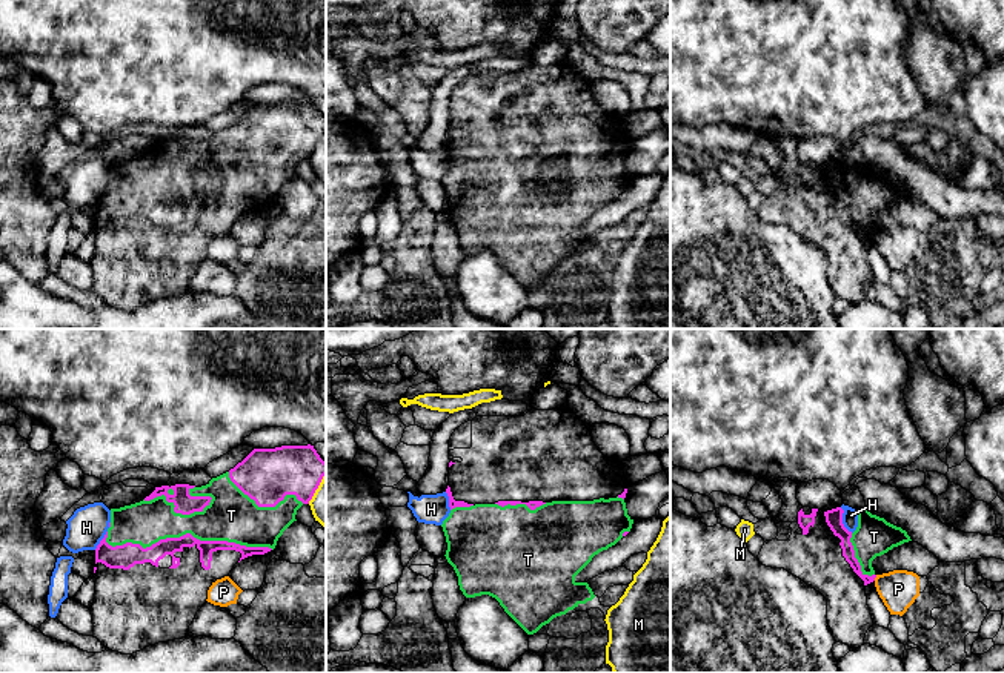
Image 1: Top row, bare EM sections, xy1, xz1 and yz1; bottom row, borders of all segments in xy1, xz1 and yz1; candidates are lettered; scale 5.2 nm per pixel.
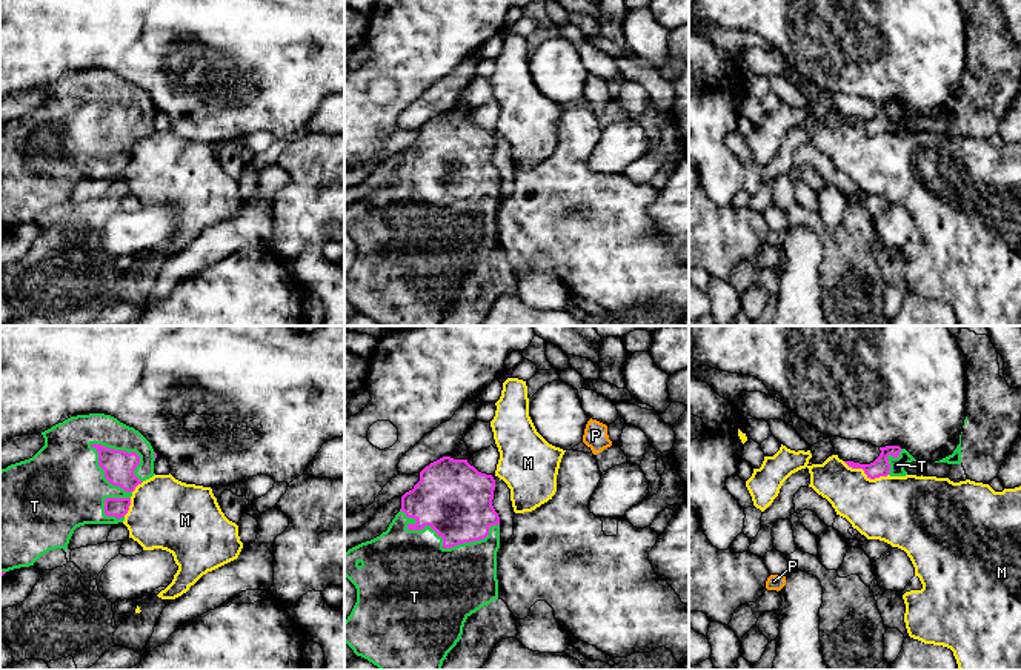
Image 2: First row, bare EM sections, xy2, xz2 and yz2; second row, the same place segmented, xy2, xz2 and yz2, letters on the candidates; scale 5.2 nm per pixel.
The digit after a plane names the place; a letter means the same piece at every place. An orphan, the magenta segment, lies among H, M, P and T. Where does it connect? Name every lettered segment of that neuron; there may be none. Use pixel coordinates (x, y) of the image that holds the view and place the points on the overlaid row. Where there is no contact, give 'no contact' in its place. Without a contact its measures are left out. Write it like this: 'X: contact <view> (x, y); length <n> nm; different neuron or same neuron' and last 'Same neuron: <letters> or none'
H: contact yz1 (841, 521); length 150 nm; different neuron
M: contact yz2 (866, 474); length 260 nm; different neuron
P: contact yz1 (875, 576); length 40 nm; different neuron
T: contact xy1 (188, 533); length 900 nm; same neuron
Same neuron: T

